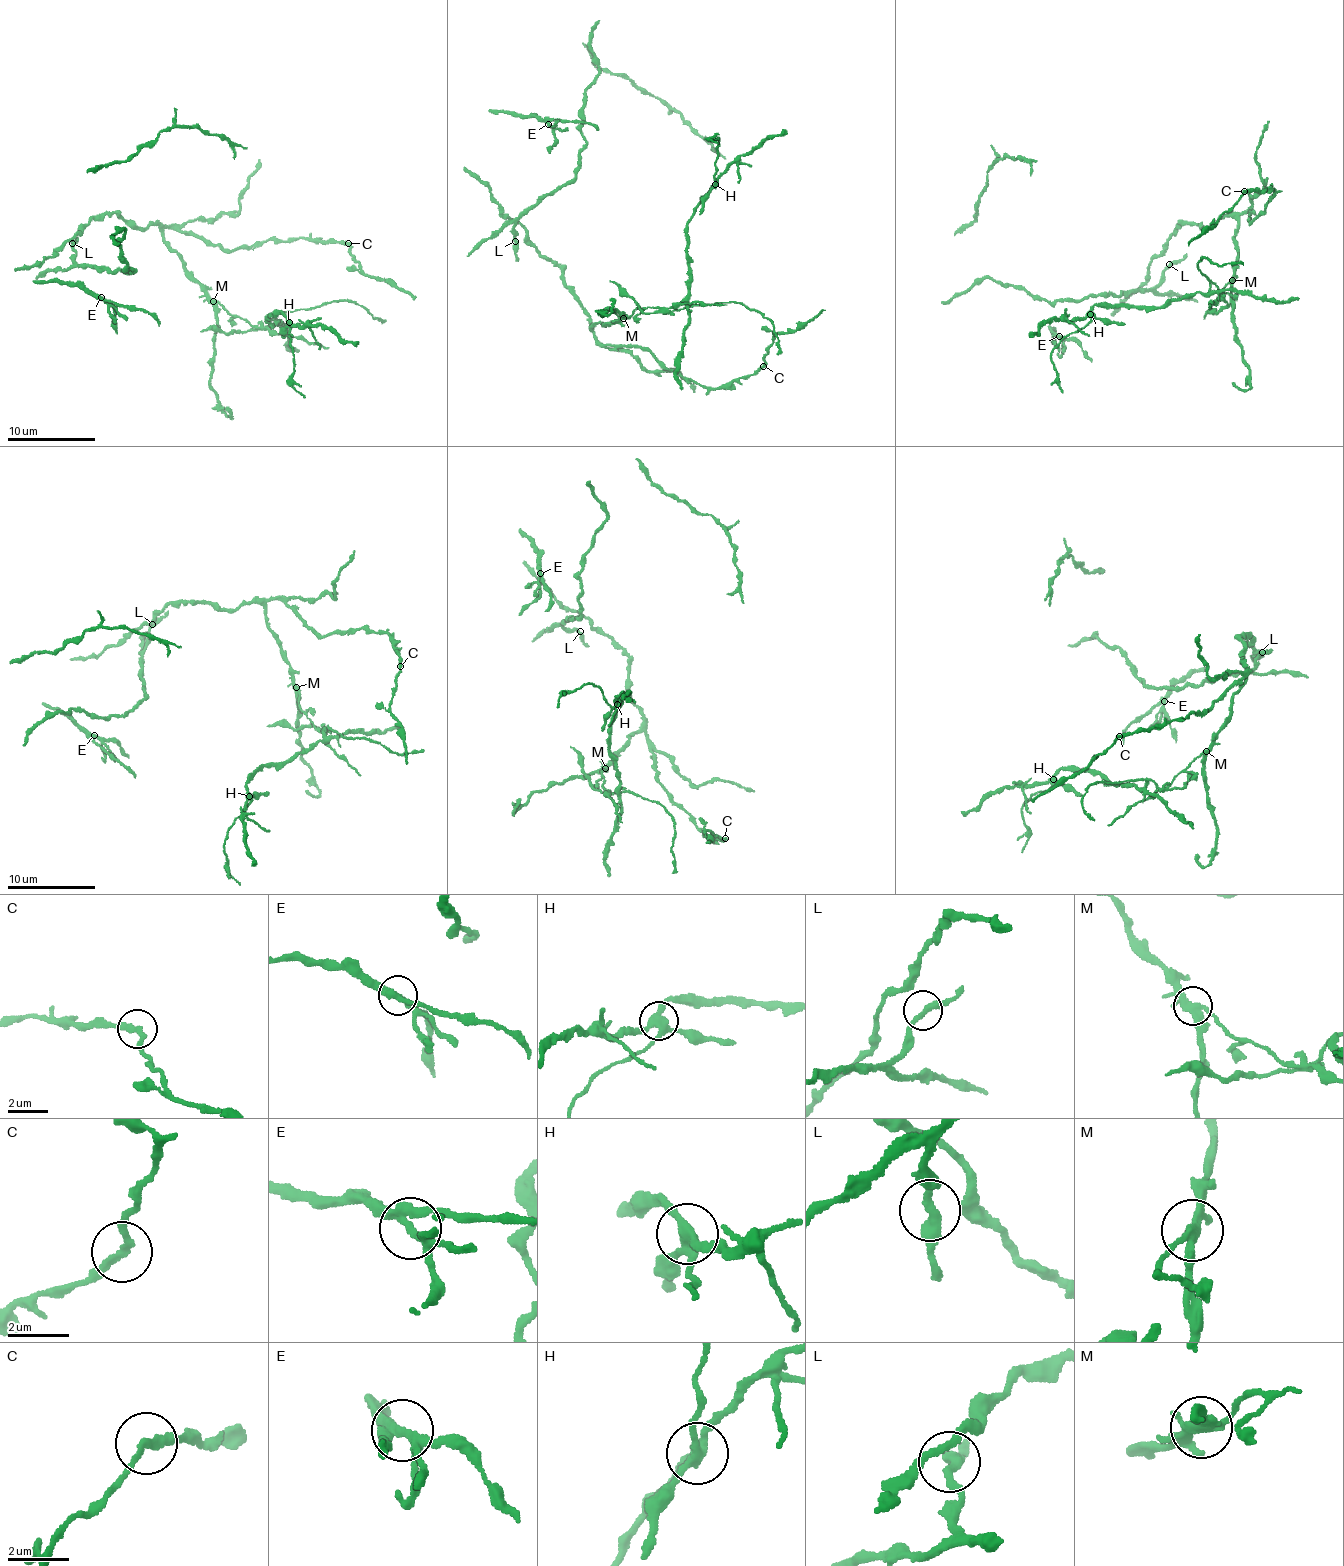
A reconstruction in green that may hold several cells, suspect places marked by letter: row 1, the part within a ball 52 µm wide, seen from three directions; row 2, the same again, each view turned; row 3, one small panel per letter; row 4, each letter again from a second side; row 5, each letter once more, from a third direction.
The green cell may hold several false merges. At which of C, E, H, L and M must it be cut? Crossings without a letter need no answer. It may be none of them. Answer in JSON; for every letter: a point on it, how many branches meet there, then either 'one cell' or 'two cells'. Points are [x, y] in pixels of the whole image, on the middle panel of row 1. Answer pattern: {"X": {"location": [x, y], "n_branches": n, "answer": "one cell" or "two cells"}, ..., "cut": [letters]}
{"C": {"location": [763, 366], "n_branches": 2, "answer": "two cells"}, "E": {"location": [548, 124], "n_branches": 3, "answer": "one cell"}, "H": {"location": [715, 184], "n_branches": 4, "answer": "two cells"}, "L": {"location": [515, 241], "n_branches": 3, "answer": "one cell"}, "M": {"location": [623, 318], "n_branches": 3, "answer": "two cells"}, "cut": ["C", "H", "M"]}

